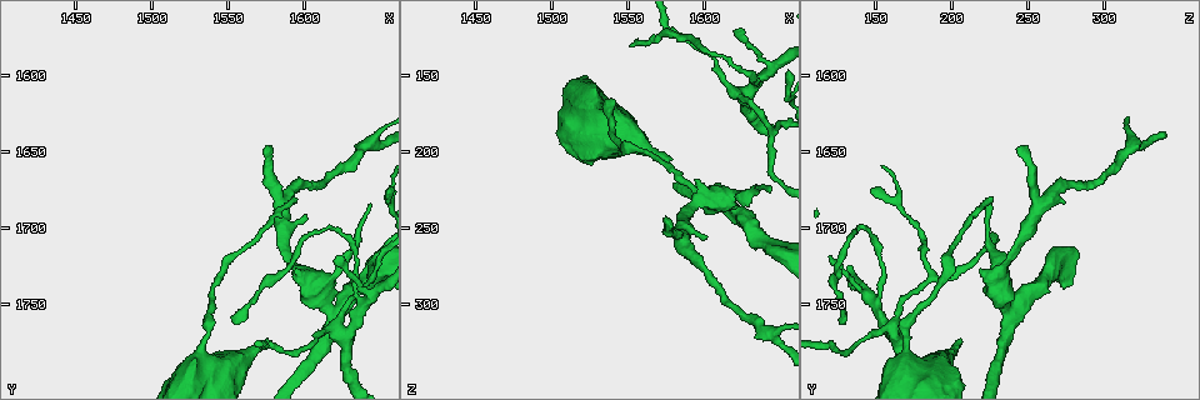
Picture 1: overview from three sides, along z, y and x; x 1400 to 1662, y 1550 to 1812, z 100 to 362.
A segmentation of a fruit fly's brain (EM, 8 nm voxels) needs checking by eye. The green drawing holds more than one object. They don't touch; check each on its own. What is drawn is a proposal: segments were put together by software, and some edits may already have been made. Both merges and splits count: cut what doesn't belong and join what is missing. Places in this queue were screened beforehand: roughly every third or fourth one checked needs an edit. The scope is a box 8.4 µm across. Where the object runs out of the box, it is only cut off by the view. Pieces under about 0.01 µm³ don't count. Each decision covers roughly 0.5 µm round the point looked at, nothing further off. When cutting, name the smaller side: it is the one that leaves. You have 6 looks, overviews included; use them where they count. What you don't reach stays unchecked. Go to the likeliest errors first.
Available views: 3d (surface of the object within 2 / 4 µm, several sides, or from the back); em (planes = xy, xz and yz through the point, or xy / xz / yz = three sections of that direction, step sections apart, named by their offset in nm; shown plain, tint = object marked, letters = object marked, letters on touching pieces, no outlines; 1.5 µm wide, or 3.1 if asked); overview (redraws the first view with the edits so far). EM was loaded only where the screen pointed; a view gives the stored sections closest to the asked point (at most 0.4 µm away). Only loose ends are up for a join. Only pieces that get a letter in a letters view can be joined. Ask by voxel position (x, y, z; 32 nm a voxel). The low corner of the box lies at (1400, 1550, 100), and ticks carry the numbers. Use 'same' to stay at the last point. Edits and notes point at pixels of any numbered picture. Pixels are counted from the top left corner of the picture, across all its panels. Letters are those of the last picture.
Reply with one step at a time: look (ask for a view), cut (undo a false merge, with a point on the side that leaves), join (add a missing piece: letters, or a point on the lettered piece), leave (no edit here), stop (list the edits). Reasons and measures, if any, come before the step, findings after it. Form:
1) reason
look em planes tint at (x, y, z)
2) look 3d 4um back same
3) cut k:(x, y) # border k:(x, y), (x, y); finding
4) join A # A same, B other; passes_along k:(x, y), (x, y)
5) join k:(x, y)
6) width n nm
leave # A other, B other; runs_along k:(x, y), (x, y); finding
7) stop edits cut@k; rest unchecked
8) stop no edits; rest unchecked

look 3d 2um at (1578, 1778, 204)

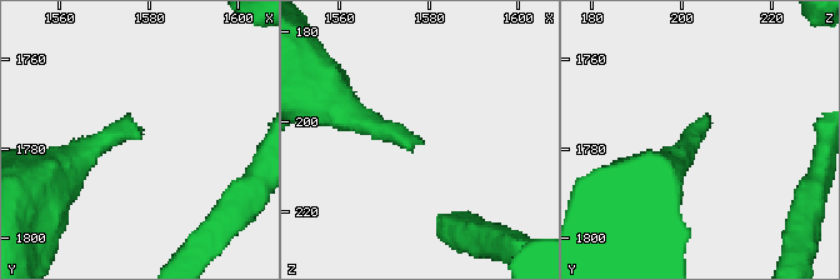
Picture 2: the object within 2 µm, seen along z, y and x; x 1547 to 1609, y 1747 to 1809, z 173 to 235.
look em planes letters at (1578, 1778, 204)

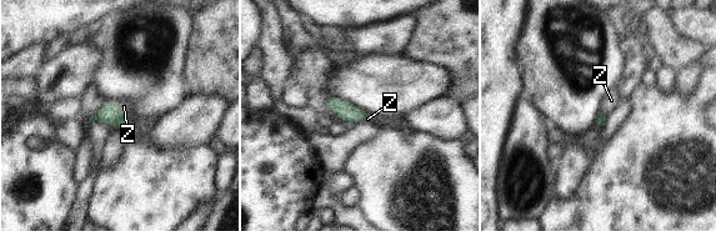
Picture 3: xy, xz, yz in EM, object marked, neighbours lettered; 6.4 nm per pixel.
join Z # Z same; passes_along 3:(109, 113), (120, 109), (124, 106); it goes on there

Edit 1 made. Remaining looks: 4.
look overview

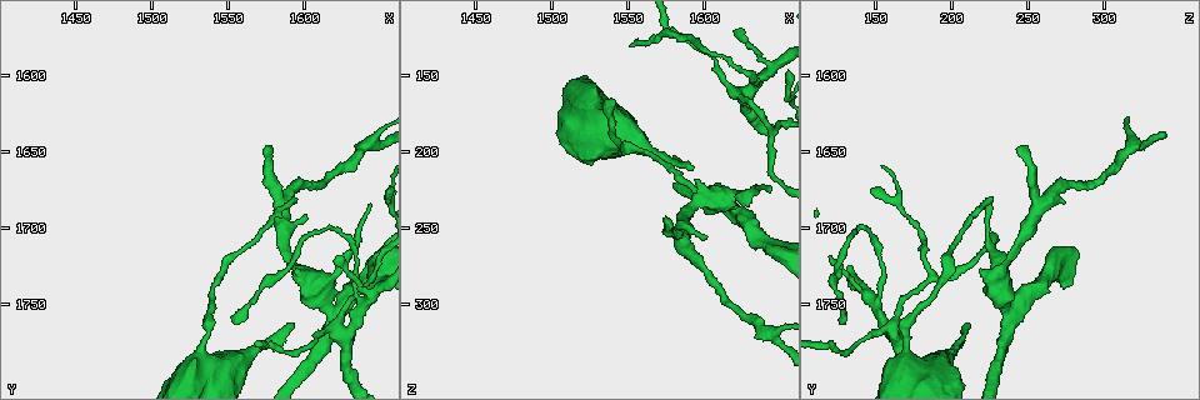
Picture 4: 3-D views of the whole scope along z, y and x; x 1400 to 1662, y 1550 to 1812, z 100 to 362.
an open end
look em planes letters at (1574, 1648, 244)

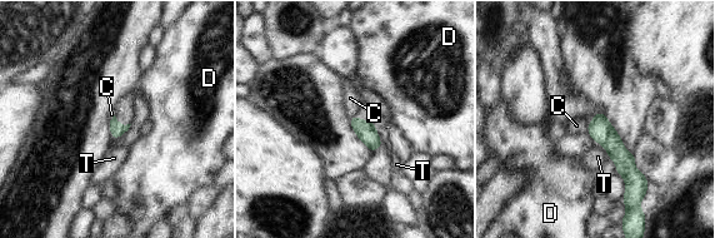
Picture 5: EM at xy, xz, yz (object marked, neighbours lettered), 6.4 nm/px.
width 100 nm
leave # C other, D other, T other; border 5:(586, 123), (588, 132); none of them fits

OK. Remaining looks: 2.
narrows sharply
look em xy step 4 tint at (1540, 1738, 188)

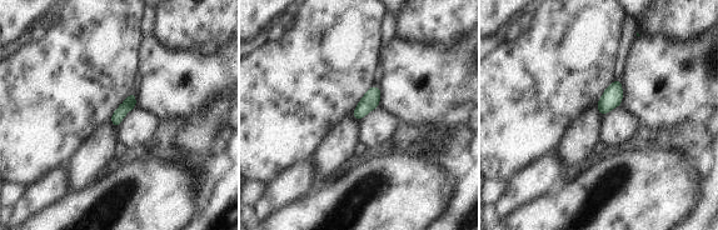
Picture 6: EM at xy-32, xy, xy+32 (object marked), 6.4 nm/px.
see the neighbours
look em xy step 4 letters same

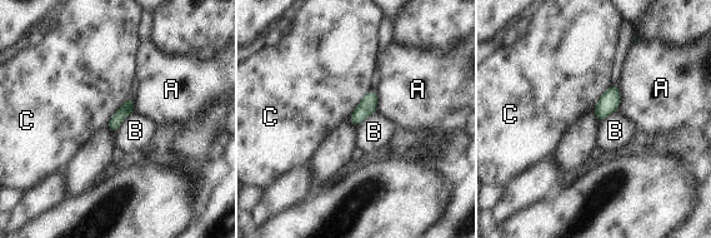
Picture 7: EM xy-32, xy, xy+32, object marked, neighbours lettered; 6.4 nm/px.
width 80 nm
leave # A other, B other, C other; border 7:(128, 95), (105, 125); one cell here

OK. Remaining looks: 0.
stop edits join@3; rest unchecked

